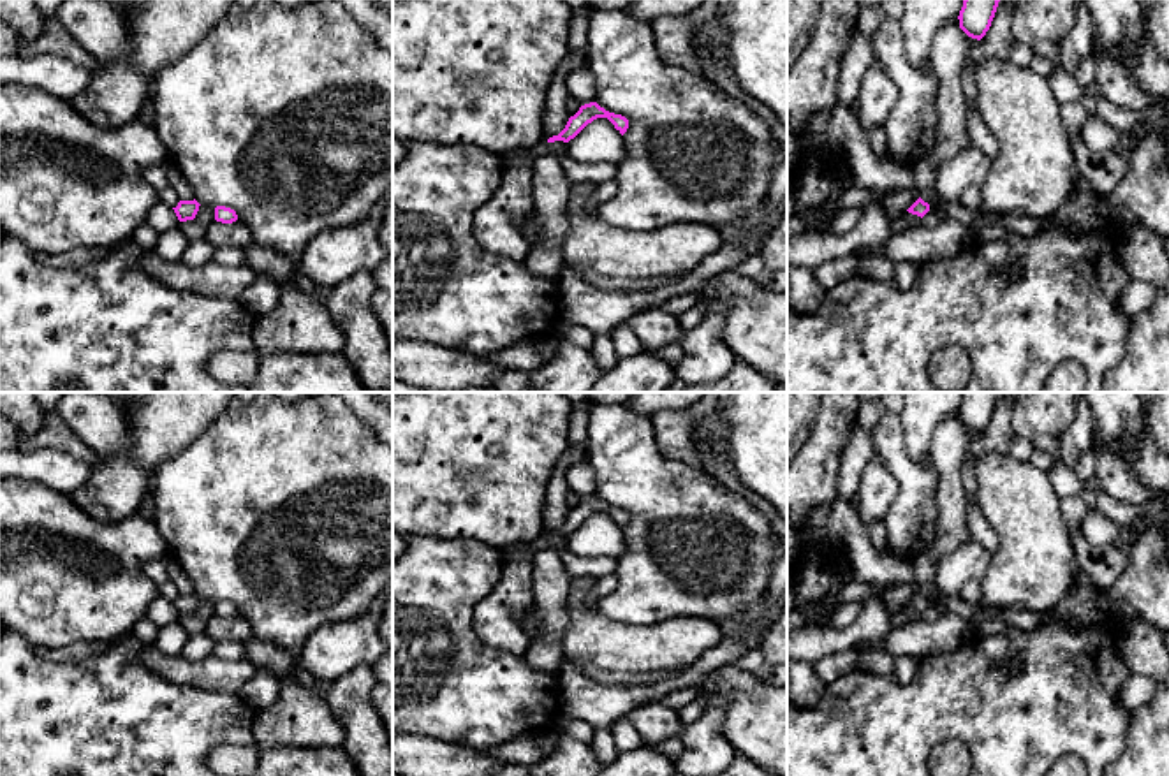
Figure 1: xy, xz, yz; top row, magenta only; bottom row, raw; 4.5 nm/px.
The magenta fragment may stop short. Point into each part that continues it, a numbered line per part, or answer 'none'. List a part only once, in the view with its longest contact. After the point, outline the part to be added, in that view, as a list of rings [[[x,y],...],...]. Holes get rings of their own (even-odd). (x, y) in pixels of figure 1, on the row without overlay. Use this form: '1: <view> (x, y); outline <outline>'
none

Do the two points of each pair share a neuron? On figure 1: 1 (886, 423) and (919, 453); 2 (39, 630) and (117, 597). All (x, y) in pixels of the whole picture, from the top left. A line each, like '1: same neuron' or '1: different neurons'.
1: different neurons
2: same neuron

